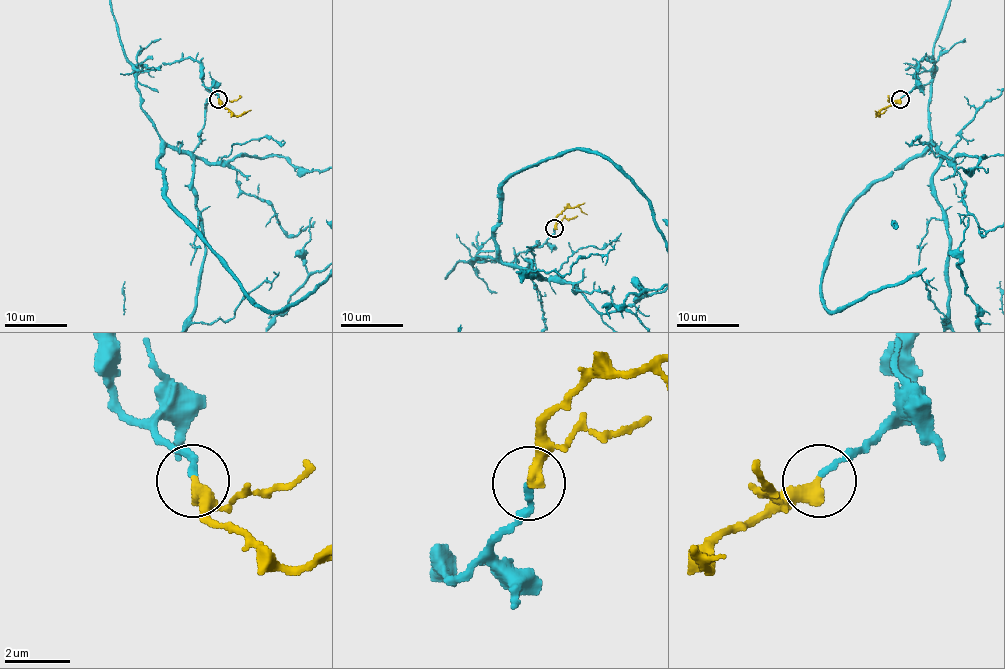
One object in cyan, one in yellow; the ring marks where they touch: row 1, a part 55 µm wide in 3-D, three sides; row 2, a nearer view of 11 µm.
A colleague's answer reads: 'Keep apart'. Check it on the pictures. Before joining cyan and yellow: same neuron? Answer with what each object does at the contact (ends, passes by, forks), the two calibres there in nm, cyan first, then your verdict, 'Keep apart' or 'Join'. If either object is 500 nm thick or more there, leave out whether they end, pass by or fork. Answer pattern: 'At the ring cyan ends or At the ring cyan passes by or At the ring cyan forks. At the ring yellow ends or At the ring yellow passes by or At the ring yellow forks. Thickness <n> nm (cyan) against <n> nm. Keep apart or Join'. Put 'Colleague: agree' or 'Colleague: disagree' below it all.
At the ring cyan ends. At the ring yellow ends. Thickness 180 nm (cyan) against 440 nm. Join
Colleague: disagree

